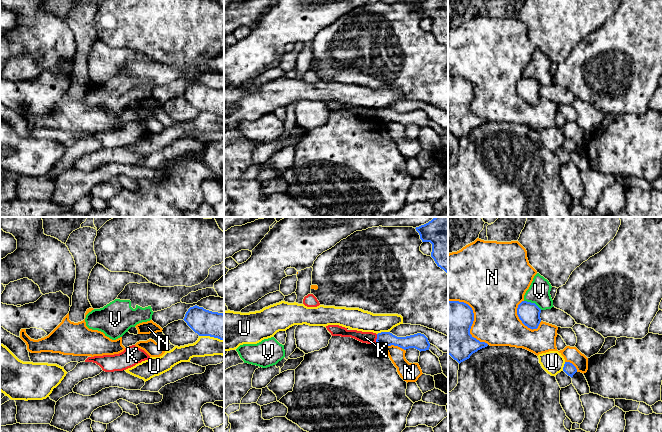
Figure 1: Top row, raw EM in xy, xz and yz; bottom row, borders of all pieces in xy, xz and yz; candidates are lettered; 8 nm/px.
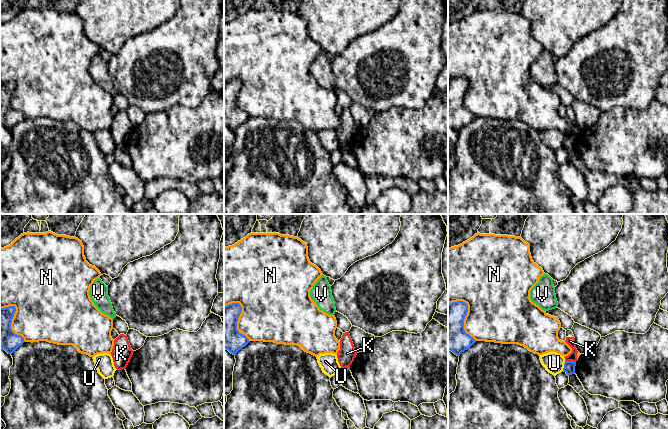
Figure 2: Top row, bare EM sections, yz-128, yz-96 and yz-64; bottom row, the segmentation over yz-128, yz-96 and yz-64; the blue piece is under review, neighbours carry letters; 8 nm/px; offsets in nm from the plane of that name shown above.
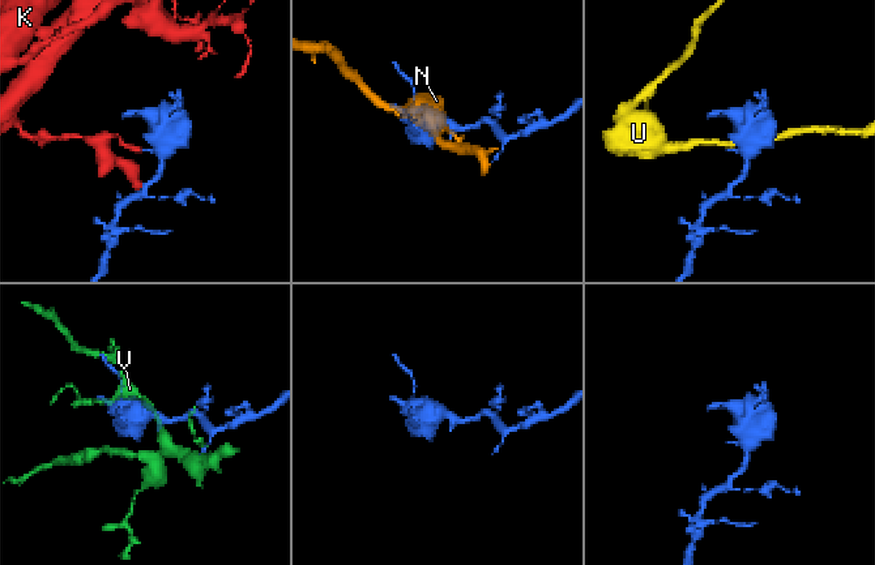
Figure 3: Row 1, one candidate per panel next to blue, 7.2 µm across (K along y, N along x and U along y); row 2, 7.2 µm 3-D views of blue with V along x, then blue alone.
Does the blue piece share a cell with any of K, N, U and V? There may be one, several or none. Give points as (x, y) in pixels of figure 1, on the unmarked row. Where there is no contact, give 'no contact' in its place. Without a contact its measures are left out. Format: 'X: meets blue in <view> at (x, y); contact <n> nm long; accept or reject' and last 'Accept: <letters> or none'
K: meets blue in xz at (377, 114); contact 70 nm long; reject
N: meets blue in yz at (473, 94); contact 480 nm long; reject
U: meets blue in xz at (382, 108); contact 100 nm long; reject
V: meets blue in yz at (533, 79); contact 160 nm long; reject
Accept: none

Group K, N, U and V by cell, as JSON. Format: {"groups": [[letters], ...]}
{"groups": [["K"], ["N"], ["U"], ["V"]]}

